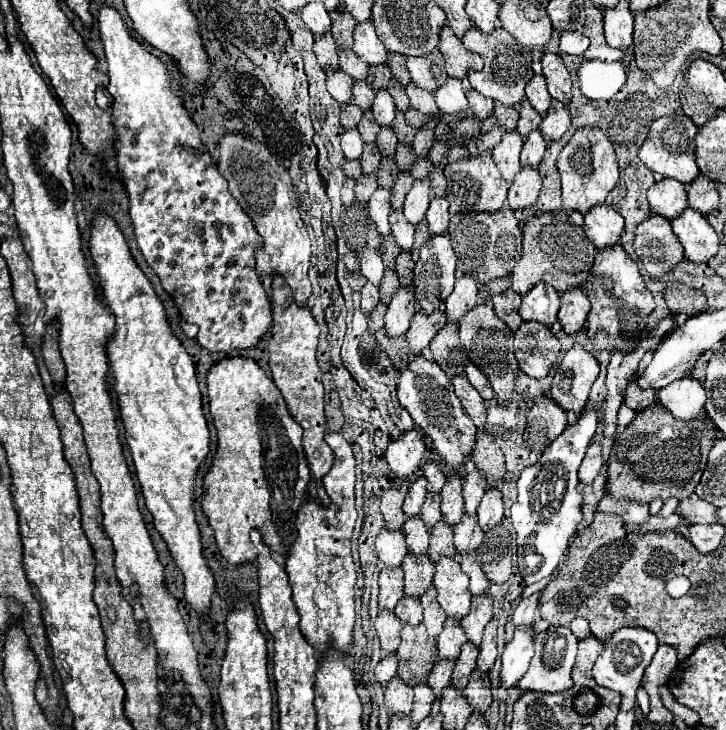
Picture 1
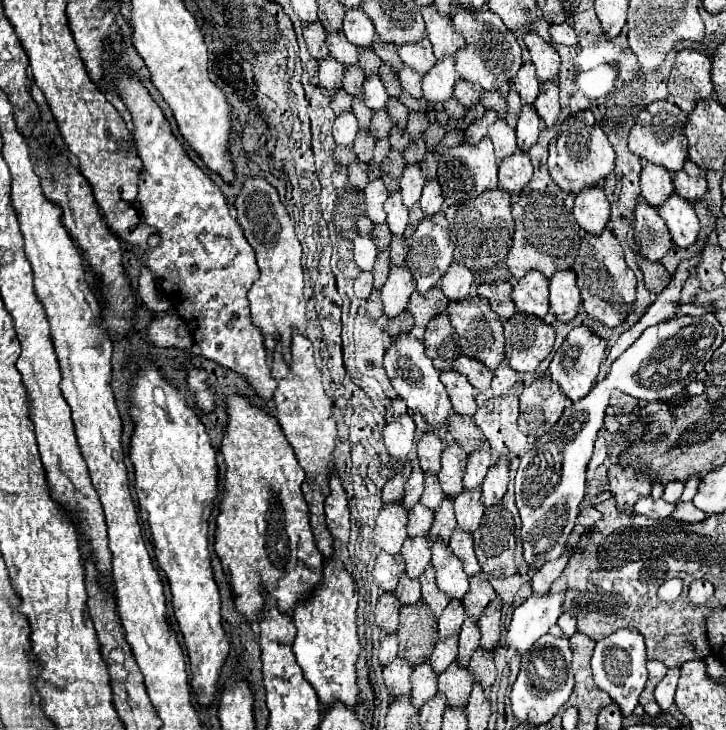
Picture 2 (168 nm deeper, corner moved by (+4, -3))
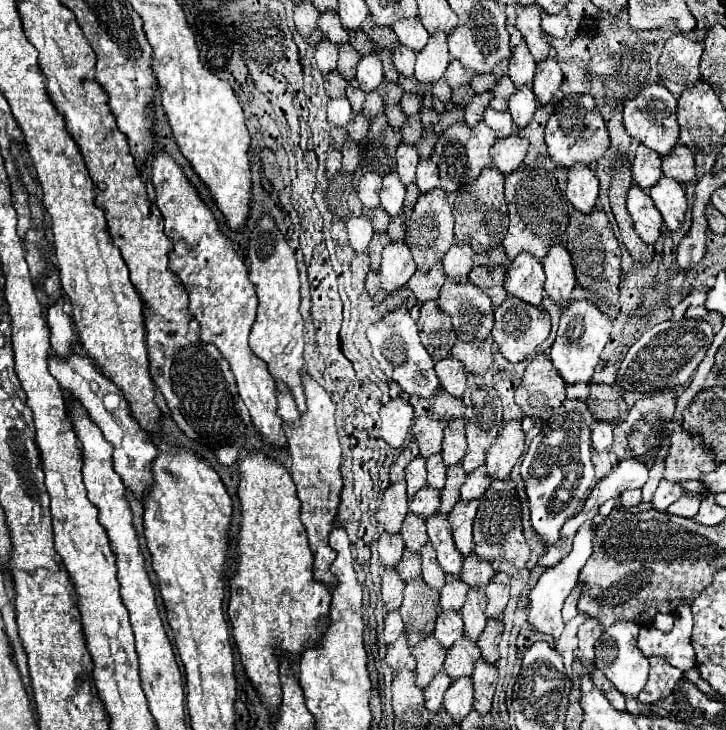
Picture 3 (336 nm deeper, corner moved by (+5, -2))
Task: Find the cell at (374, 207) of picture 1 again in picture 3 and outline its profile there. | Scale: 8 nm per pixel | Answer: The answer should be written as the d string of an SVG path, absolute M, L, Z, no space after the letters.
M365 173L359 181L359 199L365 207L375 209L379 205L379 191L381 191L381 175L379 173Z

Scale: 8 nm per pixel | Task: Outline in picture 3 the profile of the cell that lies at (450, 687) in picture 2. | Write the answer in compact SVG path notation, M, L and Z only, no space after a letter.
M461 637L455 641L455 645L449 649L445 659L445 673L451 677L451 681L459 677L471 677L475 661L481 657L479 647L475 641L469 641L467 637Z

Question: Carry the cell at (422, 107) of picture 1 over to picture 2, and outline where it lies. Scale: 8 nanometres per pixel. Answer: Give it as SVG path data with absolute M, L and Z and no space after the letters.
M402 66L400 68L400 72L398 72L398 76L400 76L400 84L402 84L402 88L408 92L408 94L412 94L412 96L416 96L416 98L422 98L422 90L420 90L420 74L414 70L414 68L410 68L410 66Z

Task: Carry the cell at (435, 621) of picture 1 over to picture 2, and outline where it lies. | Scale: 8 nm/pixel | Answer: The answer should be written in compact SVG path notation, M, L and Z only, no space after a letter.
M428 564L428 568L424 570L424 574L420 574L420 584L422 584L422 598L428 604L428 608L440 616L440 612L446 608L446 604L450 602L450 598L436 586L436 578L434 578L434 566Z

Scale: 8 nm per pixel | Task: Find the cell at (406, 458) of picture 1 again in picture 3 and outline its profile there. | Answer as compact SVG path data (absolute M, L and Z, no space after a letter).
M405 397L391 399L381 407L381 437L391 447L403 447L413 425L413 407Z

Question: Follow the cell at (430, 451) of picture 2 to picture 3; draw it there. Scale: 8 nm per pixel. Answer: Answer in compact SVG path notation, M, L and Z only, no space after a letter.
M417 417L413 423L413 437L419 445L419 453L423 459L441 453L441 441L443 441L443 421L431 419L431 417Z

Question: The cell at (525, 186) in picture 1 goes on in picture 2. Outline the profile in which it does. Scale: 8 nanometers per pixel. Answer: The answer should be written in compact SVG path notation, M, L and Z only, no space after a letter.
M516 150L512 156L502 158L498 166L498 178L500 178L500 188L508 190L508 194L516 196L518 192L522 192L522 188L532 178L532 164L528 154Z

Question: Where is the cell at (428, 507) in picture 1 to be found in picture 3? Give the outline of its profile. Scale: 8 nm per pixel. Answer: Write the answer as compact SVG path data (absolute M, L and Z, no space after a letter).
M433 455L427 459L427 485L441 491L445 485L445 465L441 455Z

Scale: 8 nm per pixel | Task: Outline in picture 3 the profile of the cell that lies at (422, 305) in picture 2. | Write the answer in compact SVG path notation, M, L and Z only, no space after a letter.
M435 263L431 271L423 273L423 271L415 271L415 275L409 279L407 287L409 291L417 297L417 303L423 305L427 301L433 301L439 297L439 291L445 283L445 273L443 273L443 265Z

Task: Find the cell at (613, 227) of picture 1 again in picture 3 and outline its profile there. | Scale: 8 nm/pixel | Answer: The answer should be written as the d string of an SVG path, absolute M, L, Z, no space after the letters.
M573 165L567 177L567 199L569 203L581 211L591 213L595 209L599 197L599 181L585 165Z

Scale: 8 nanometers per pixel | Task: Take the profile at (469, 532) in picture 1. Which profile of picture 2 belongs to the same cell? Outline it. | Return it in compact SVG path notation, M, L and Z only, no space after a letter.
M476 486L472 490L464 490L462 494L456 496L454 500L454 510L456 510L456 520L458 520L458 526L462 530L468 530L468 532L474 532L480 524L480 518L484 514L484 504L480 502L480 494L482 494L482 488Z

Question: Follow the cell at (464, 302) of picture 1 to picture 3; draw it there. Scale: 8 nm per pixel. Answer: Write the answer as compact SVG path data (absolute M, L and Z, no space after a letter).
M453 243L441 261L445 275L453 281L467 281L467 275L473 269L471 257L473 257L473 251L467 243Z

